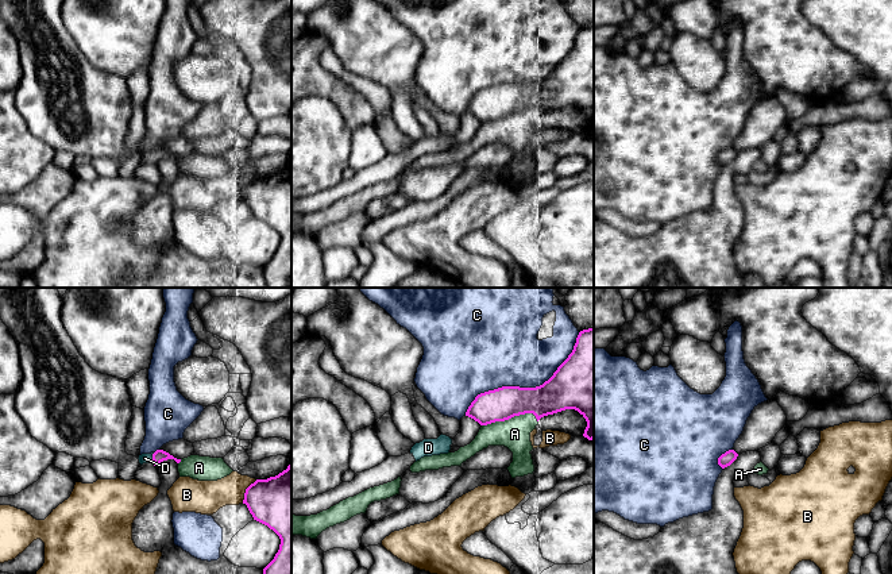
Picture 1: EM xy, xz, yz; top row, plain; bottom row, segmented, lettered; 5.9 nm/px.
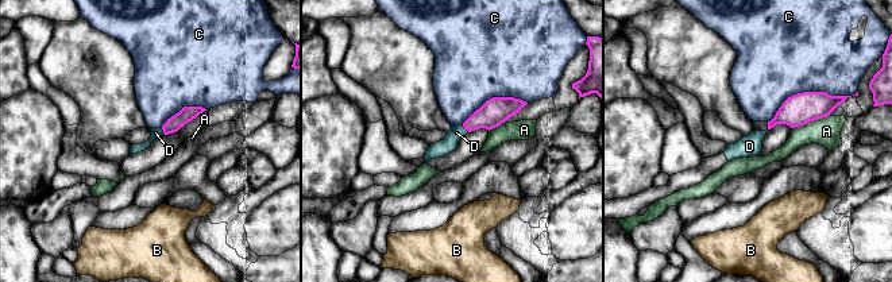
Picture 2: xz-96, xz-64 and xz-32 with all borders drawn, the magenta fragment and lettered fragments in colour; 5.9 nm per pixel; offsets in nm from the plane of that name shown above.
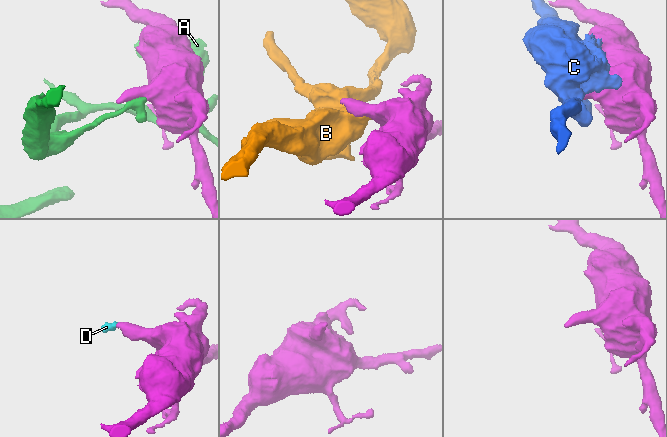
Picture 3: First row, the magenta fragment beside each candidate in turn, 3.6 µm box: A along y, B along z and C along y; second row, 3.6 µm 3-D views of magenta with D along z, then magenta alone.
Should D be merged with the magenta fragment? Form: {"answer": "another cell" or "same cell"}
{"answer": "same cell"}

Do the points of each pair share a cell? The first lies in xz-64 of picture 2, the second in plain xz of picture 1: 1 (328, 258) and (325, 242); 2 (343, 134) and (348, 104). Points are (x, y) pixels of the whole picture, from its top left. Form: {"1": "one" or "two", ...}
{"1": "two", "2": "two"}

